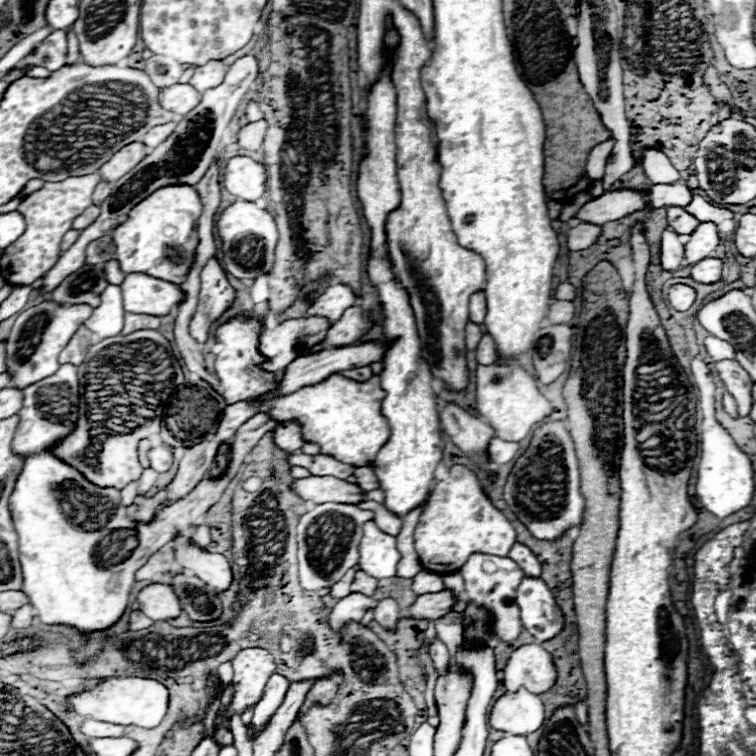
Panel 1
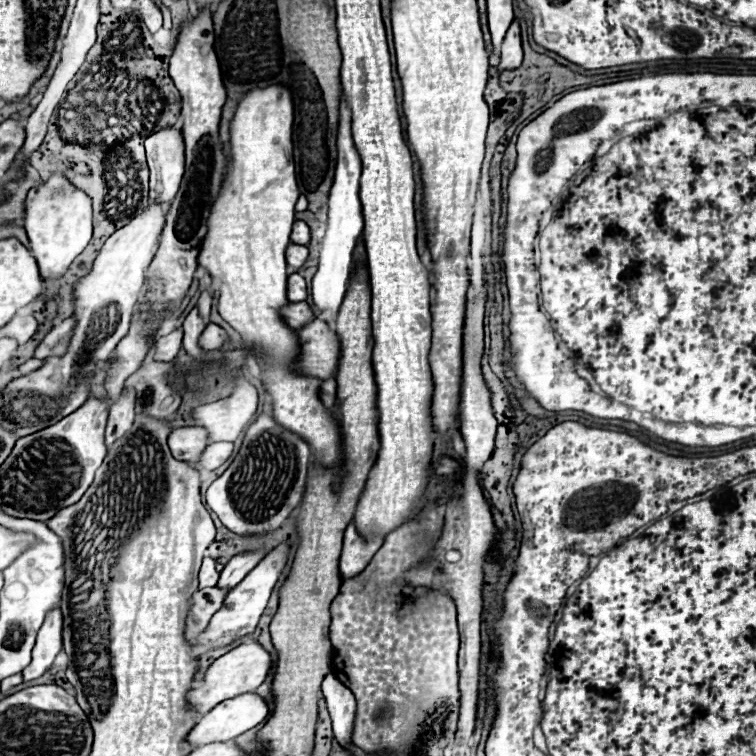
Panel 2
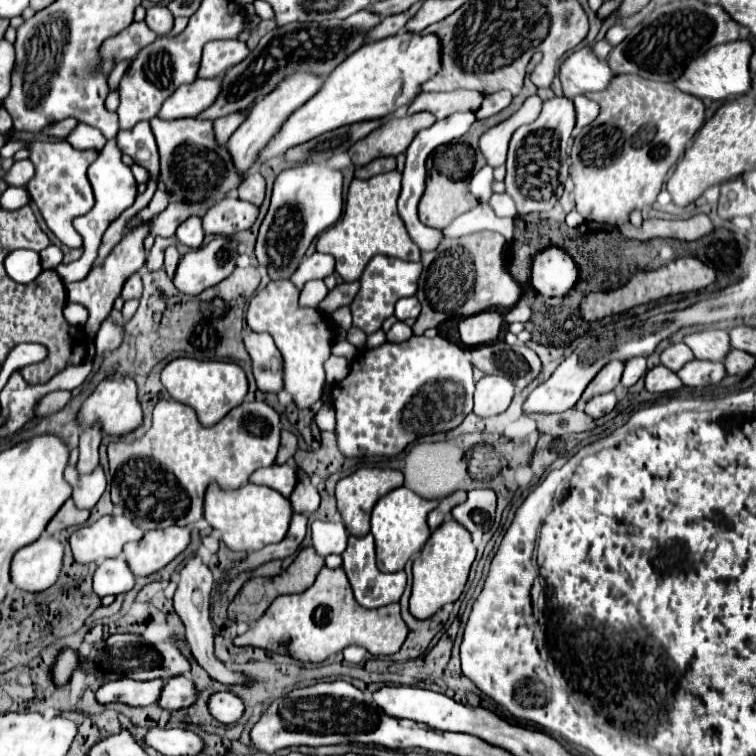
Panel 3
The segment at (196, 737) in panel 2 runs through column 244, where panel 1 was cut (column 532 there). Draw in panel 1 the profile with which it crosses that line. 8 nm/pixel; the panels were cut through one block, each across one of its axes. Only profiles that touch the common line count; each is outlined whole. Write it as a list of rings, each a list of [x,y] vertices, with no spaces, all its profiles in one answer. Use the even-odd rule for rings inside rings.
[[[518,688],[516,692],[502,694],[492,704],[488,722],[494,730],[526,736],[542,726],[544,704],[538,694],[532,694],[526,688]]]

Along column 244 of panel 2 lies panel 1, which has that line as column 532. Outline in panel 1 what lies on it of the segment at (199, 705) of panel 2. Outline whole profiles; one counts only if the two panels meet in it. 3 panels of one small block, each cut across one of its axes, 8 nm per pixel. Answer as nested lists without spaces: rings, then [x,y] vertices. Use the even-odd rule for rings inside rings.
[[[524,644],[516,648],[502,672],[508,692],[526,688],[534,694],[542,694],[548,692],[556,680],[552,656],[540,644]]]

